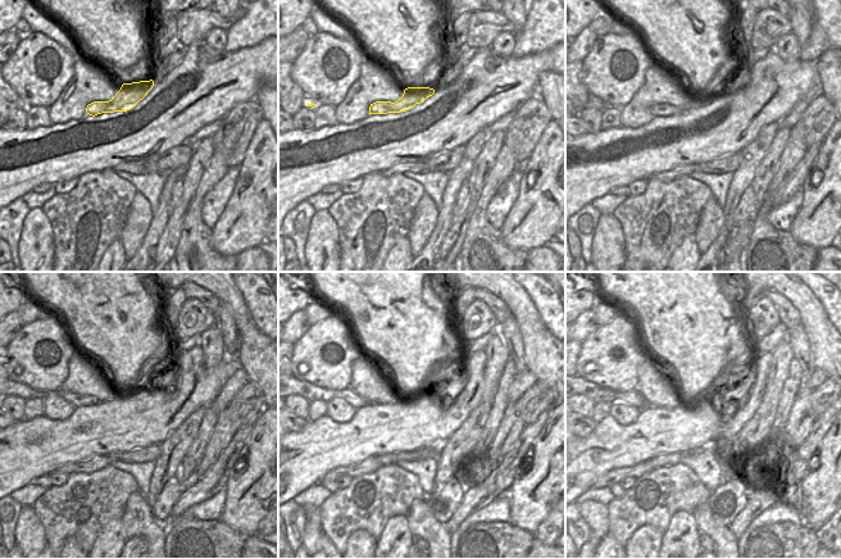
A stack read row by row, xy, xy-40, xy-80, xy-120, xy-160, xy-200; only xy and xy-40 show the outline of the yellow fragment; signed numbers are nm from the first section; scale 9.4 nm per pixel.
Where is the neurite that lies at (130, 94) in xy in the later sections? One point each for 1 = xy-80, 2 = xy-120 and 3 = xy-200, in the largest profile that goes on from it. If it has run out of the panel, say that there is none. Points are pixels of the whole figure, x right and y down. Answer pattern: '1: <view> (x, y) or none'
1: xy-80 (695, 100)
2: xy-120 (17, 389)
3: xy-200 (598, 394)

